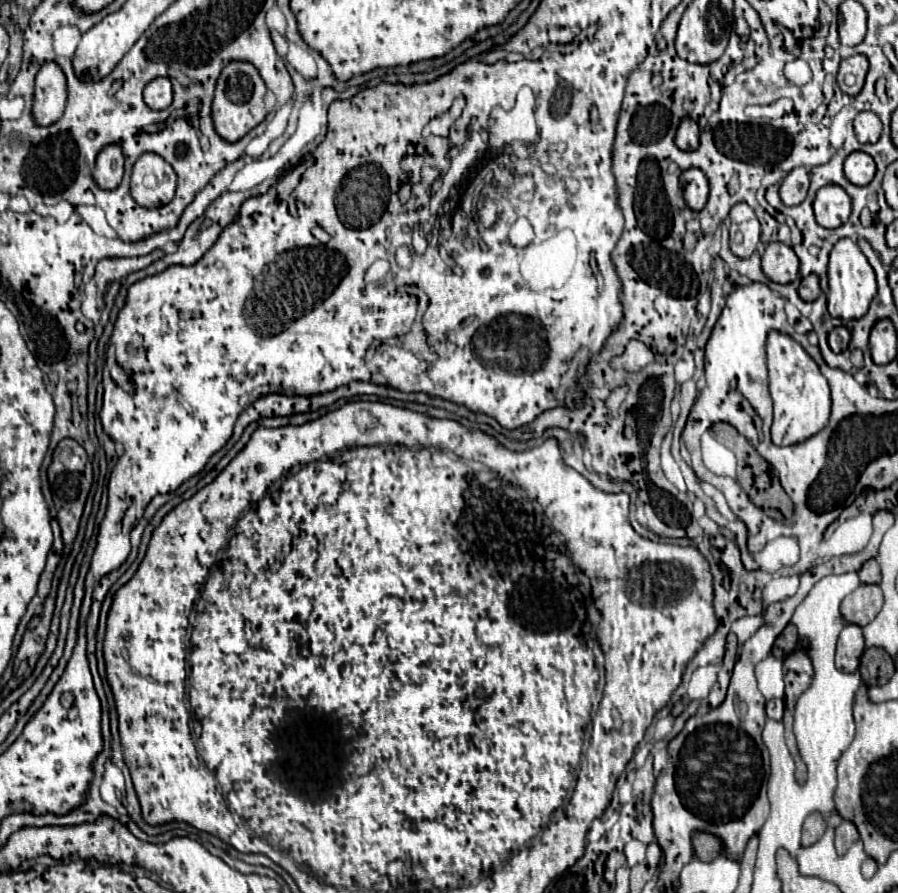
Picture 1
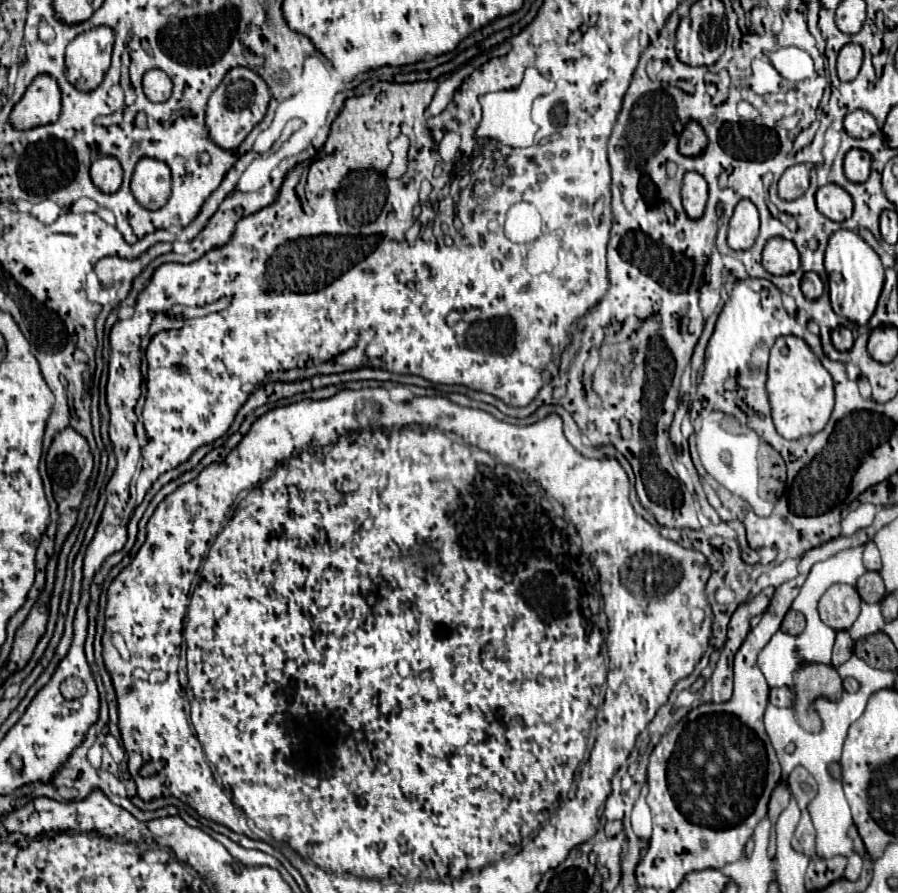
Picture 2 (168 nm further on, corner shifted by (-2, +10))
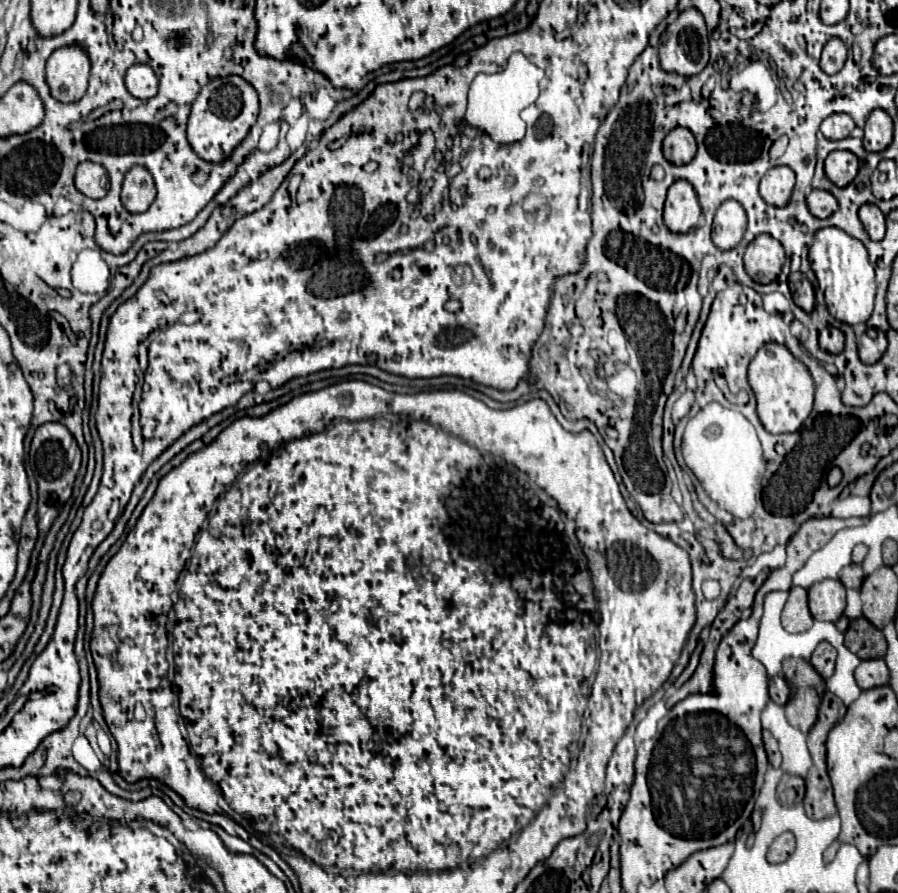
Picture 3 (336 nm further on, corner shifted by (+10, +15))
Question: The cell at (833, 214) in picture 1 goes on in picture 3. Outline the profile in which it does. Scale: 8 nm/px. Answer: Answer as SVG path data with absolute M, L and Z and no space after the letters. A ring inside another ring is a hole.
M814 188L808 196L806 196L808 208L816 218L828 218L836 212L838 208L838 200L828 192L828 190L818 190Z

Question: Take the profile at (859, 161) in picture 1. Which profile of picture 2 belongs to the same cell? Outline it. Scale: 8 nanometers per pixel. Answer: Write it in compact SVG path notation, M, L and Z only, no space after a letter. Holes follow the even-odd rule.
M852 149L844 157L844 175L852 183L864 183L870 175L870 163L872 163L872 159L866 151Z

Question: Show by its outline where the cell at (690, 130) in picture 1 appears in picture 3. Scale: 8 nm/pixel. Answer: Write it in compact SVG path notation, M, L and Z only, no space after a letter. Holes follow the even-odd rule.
M676 126L666 138L664 138L664 156L672 164L686 164L696 154L696 140L694 134L688 128Z

